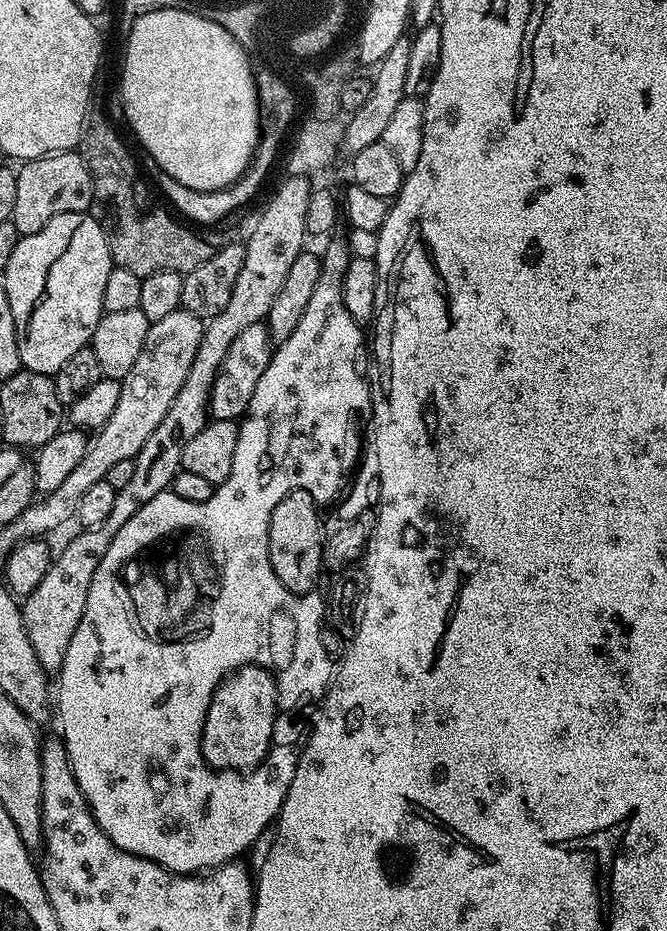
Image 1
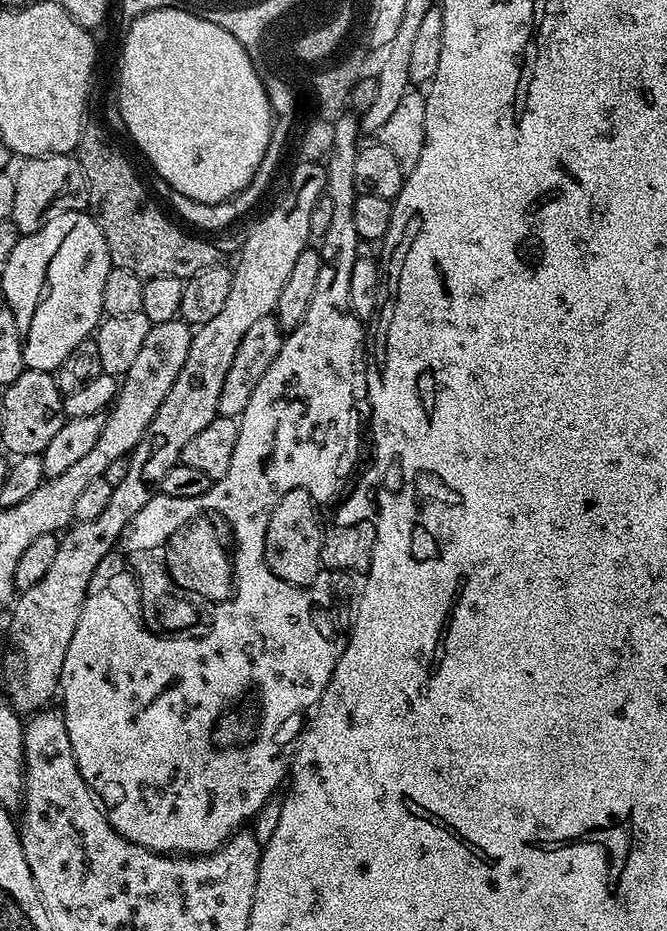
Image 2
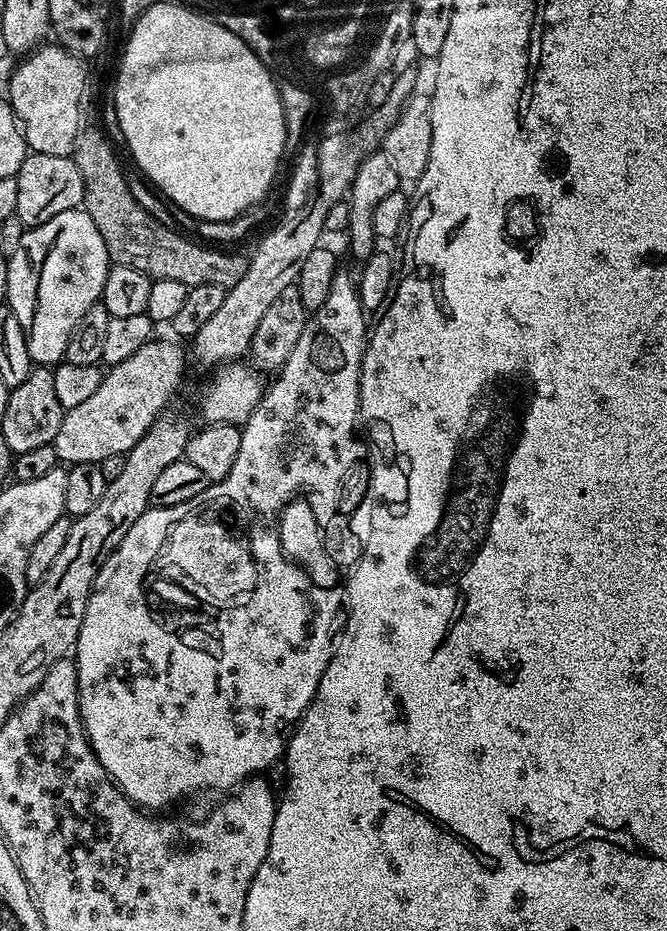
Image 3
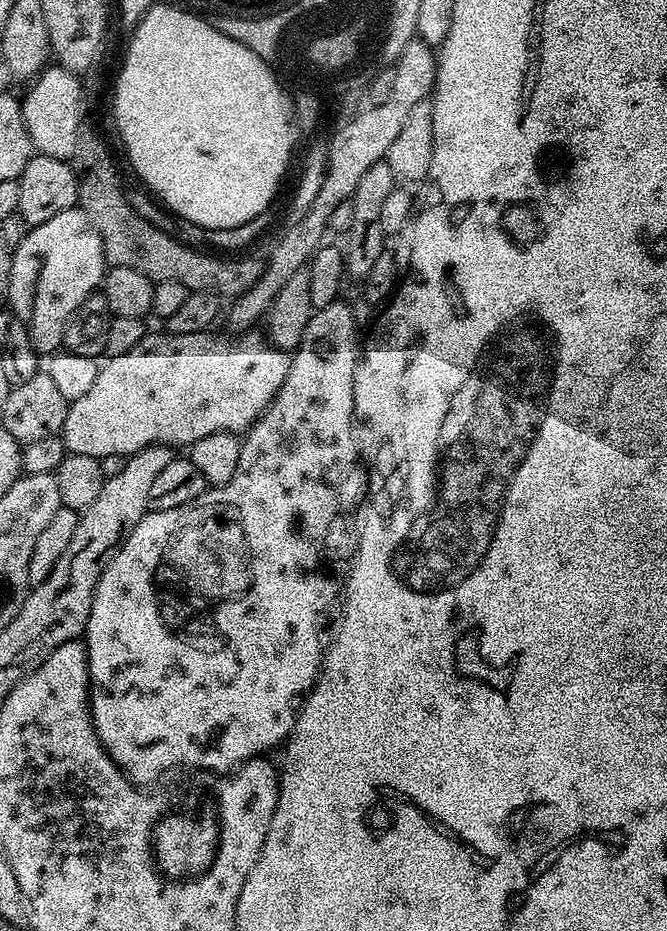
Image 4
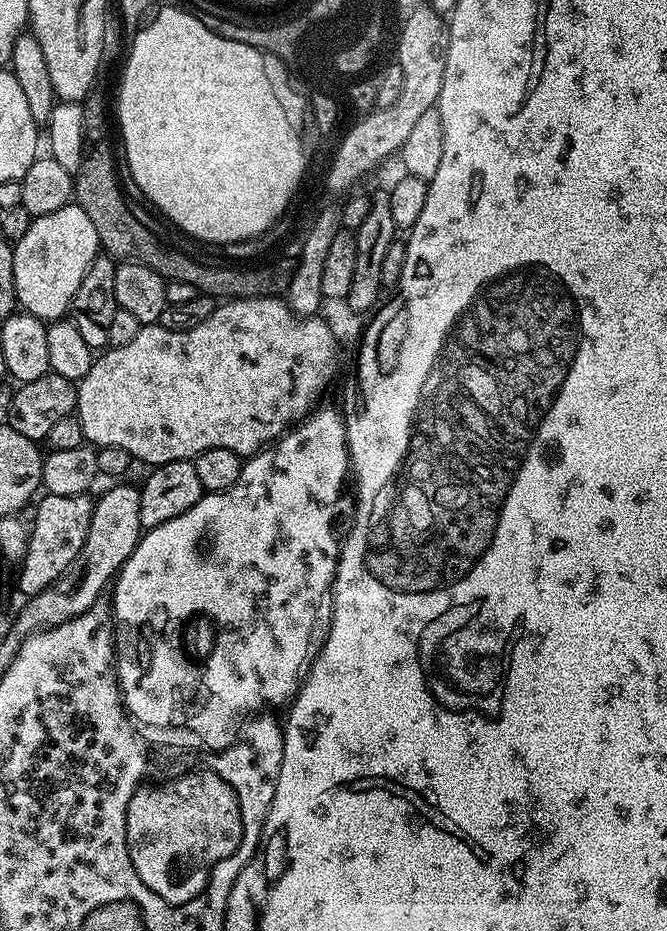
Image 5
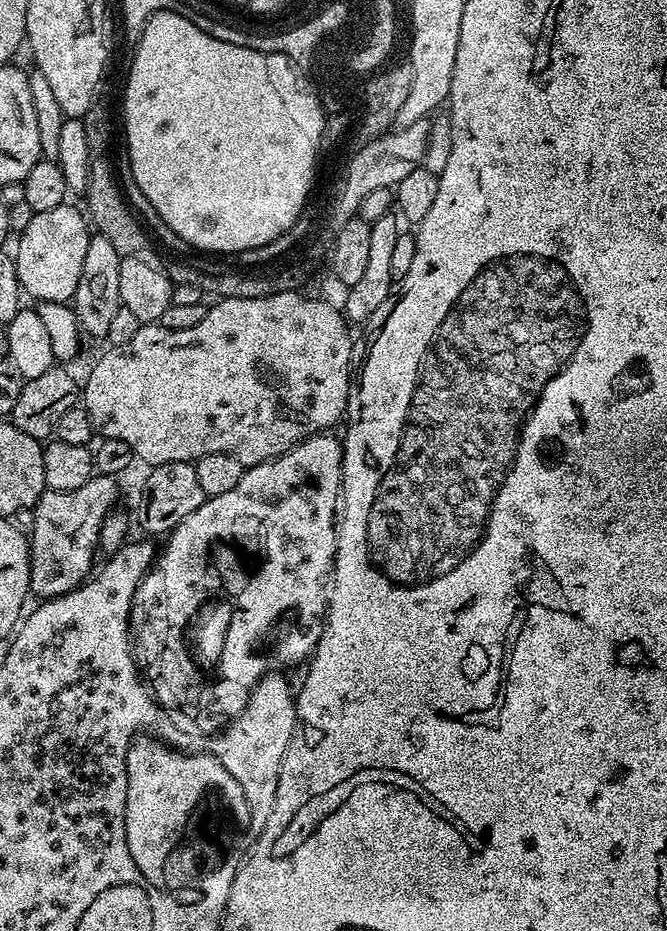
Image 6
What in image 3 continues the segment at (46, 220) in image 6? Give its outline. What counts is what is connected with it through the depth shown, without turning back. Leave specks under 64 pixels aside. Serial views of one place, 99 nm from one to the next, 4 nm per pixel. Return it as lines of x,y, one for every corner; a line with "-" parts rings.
83,207
62,210
62,214
54,214
50,222
42,222
42,226
25,230
18,250
14,250
14,254
8,258
6,303
14,310
14,314
18,314
18,322
28,339
33,365
56,366
64,360
72,332
80,325
90,306
100,300
109,267
106,242
102,242
102,234
98,234
94,218
90,218
90,214
84,211

